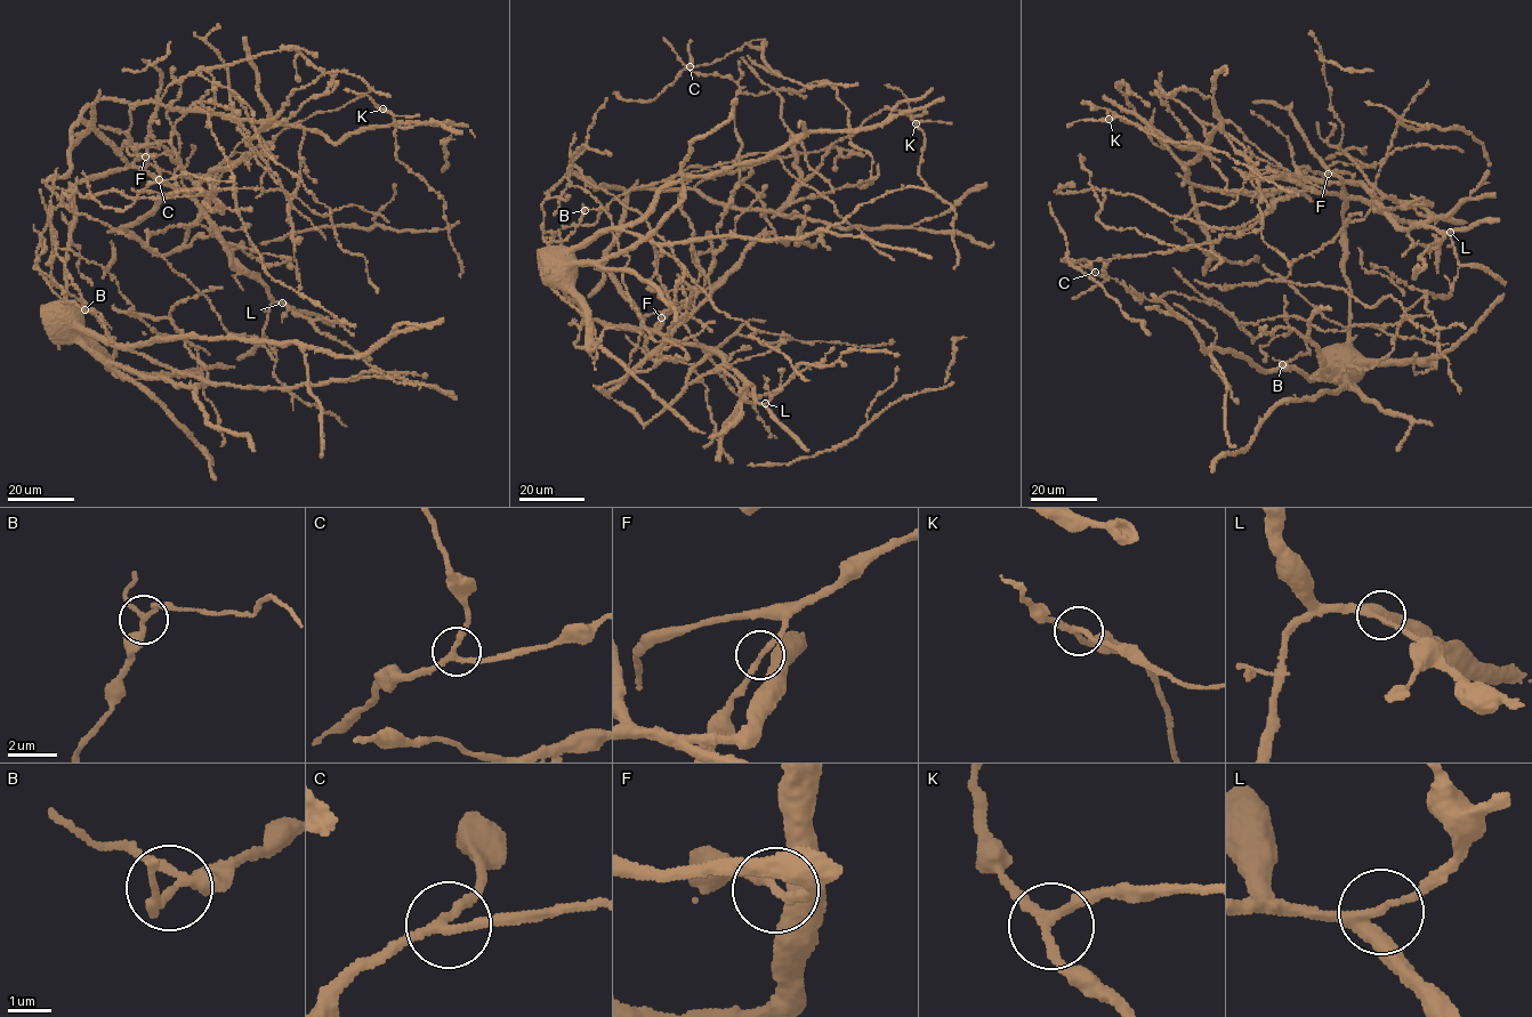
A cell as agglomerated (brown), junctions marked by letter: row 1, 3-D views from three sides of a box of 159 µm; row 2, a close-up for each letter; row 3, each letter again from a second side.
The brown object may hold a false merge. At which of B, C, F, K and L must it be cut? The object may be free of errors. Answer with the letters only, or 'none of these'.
B

